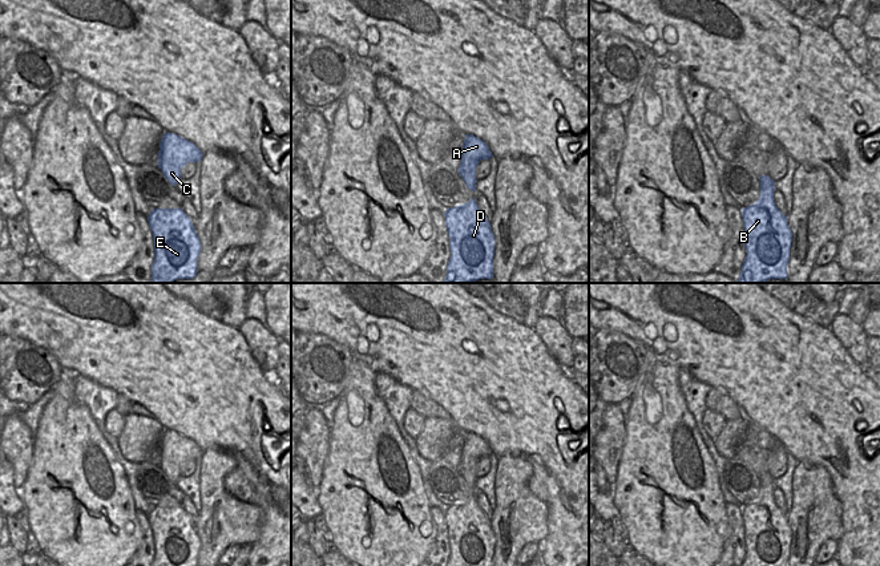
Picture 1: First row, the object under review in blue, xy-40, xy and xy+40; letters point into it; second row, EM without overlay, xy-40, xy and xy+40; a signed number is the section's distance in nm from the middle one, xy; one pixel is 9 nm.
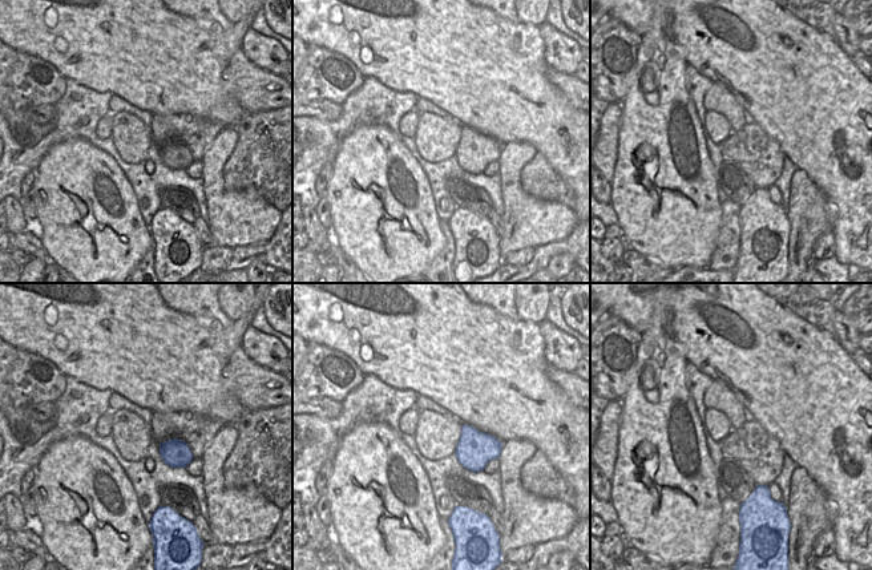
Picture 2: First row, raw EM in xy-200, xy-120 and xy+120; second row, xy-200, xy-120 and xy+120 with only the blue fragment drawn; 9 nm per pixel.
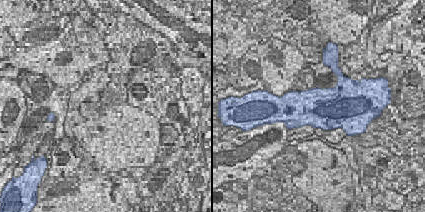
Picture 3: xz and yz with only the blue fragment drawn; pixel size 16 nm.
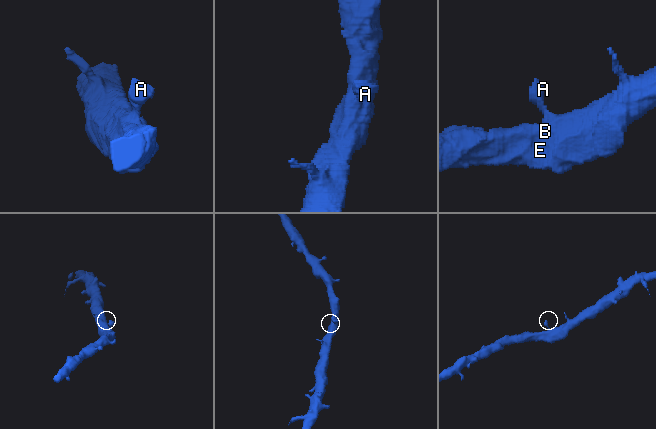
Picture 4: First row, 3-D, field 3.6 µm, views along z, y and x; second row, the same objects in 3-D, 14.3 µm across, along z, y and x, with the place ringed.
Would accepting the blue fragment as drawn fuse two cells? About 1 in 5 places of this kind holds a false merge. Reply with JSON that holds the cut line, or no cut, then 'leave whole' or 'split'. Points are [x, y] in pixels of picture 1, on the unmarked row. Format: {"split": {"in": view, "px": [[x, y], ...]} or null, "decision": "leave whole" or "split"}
{"split": null, "decision": "leave whole"}

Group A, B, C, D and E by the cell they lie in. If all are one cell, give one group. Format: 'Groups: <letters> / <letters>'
Groups: A B C D E.

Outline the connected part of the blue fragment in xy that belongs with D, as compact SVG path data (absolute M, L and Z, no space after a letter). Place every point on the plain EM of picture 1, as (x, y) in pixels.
M476 497L447 506L451 554L447 566L493 566L495 533Z

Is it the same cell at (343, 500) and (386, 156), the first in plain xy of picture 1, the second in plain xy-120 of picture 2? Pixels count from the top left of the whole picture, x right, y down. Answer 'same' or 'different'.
same

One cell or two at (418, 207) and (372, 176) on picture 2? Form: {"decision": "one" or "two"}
{"decision": "one"}

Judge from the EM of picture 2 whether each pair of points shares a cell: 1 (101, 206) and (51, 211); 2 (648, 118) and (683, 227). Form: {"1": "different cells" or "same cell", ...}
{"1": "same cell", "2": "same cell"}

